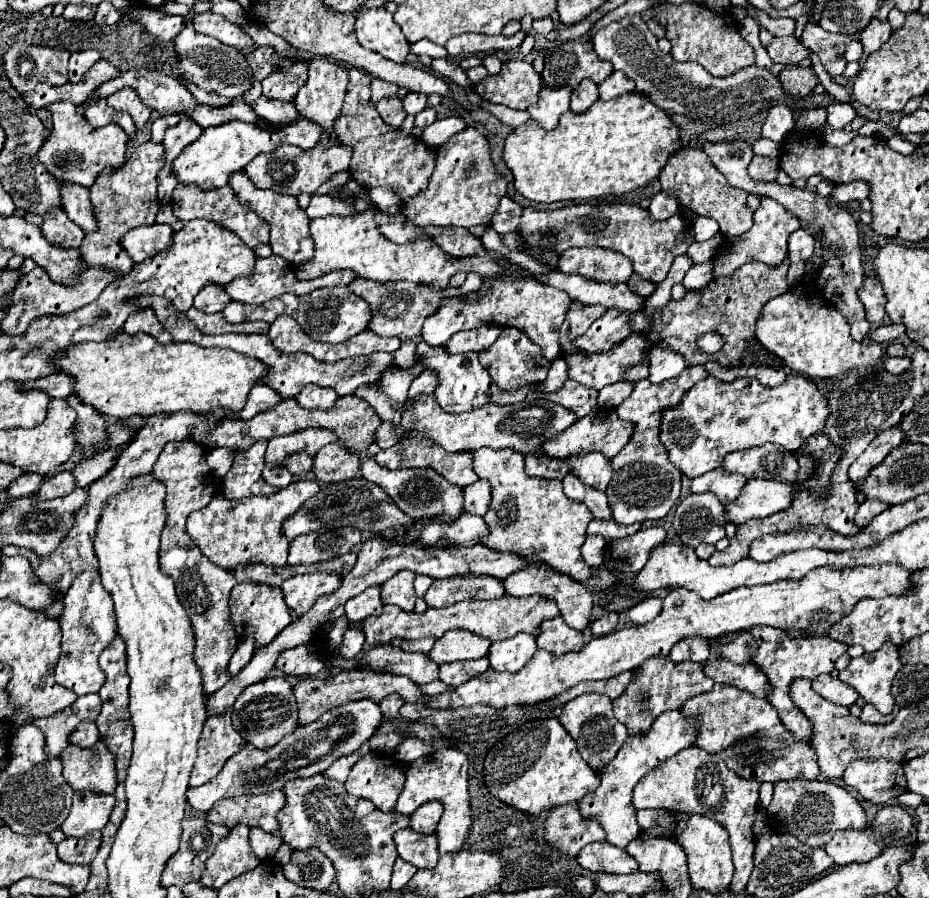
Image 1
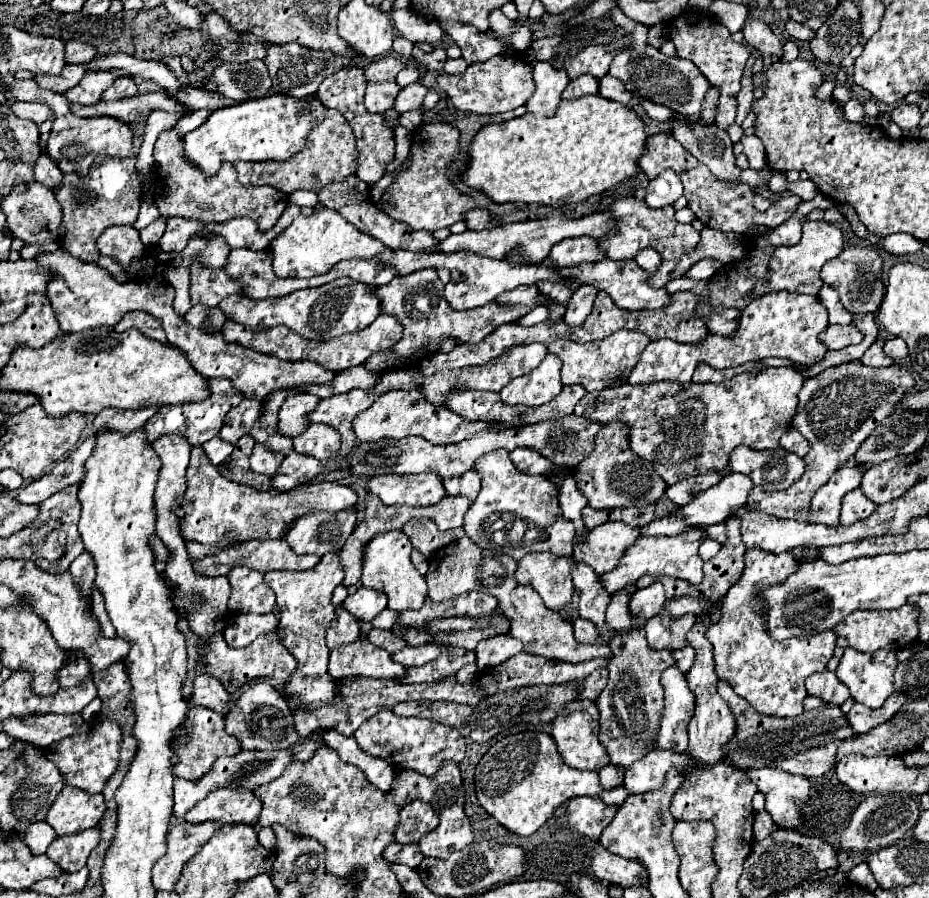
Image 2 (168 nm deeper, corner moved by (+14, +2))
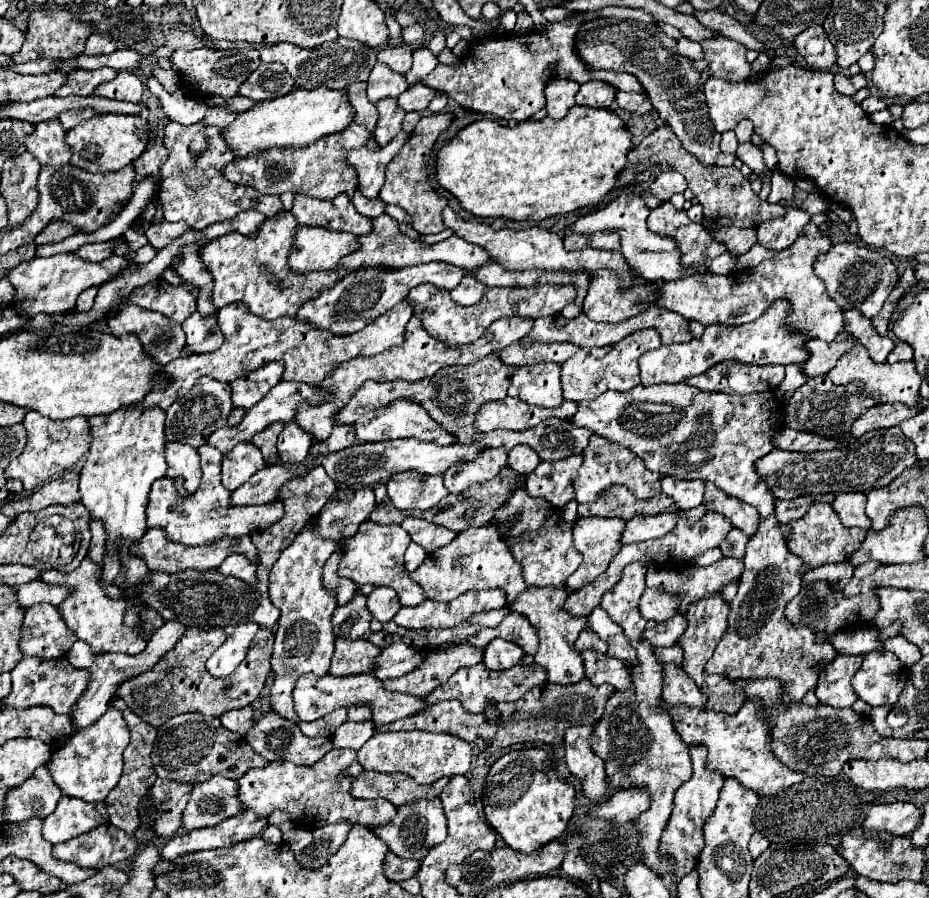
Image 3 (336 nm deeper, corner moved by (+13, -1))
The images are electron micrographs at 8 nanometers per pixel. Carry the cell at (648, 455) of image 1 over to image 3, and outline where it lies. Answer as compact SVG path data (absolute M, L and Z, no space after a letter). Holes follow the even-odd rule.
M598 435L590 437L588 449L584 451L584 463L578 471L578 477L574 479L574 493L576 493L576 501L578 503L592 503L600 497L600 493L610 487L610 485L626 485L628 491L636 497L636 499L652 499L660 493L660 475L654 475L652 471L648 471L642 463L642 459L638 459L638 455L634 455L632 451L622 451L622 447L612 445L608 439L602 439Z

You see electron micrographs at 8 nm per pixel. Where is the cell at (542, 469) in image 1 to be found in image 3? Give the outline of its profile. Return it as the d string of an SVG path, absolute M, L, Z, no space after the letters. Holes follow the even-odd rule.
M526 445L514 447L508 453L508 465L514 467L522 475L530 475L530 471L534 471L538 467L538 463L540 463L540 457L536 455L536 451L532 451Z

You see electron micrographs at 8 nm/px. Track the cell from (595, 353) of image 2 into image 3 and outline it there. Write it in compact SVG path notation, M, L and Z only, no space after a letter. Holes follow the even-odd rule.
M640 329L636 333L630 333L626 339L606 345L606 347L594 347L594 349L580 349L574 353L566 363L562 363L562 391L564 399L570 401L590 401L602 395L604 391L616 389L616 391L630 391L632 387L640 385L638 375L638 357L644 351L660 347L660 335L654 329Z

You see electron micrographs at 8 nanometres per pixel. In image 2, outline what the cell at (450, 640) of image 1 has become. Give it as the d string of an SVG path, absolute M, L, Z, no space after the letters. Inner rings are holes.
M431 642L431 644L419 646L419 648L405 646L401 652L393 654L393 660L397 660L399 664L403 664L407 668L411 668L411 666L423 666L423 664L435 660L443 650L447 650L447 646L439 644L439 642Z

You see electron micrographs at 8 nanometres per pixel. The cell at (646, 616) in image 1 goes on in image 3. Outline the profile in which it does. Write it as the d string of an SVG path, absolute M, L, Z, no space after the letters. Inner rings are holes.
M656 587L646 589L644 595L640 597L640 613L644 619L666 621L676 615L676 609L678 609L678 599Z

